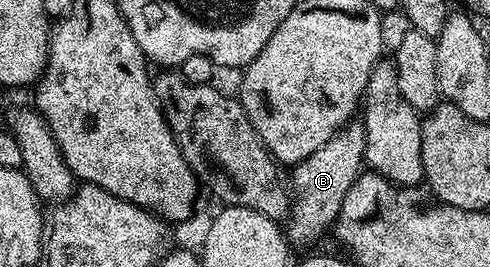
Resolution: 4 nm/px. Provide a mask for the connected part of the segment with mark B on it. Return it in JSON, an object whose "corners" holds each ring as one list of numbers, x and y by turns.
{"corners":[[350,121,318,153,310,153,310,157,303,159,301,163,295,164,290,171,290,214,286,220,286,238,293,248,308,247,311,243,319,241,326,227,331,228,336,222,336,214,340,211,340,202,343,201,350,185,362,174,365,166,364,150,366,149,366,133,363,122]]}

